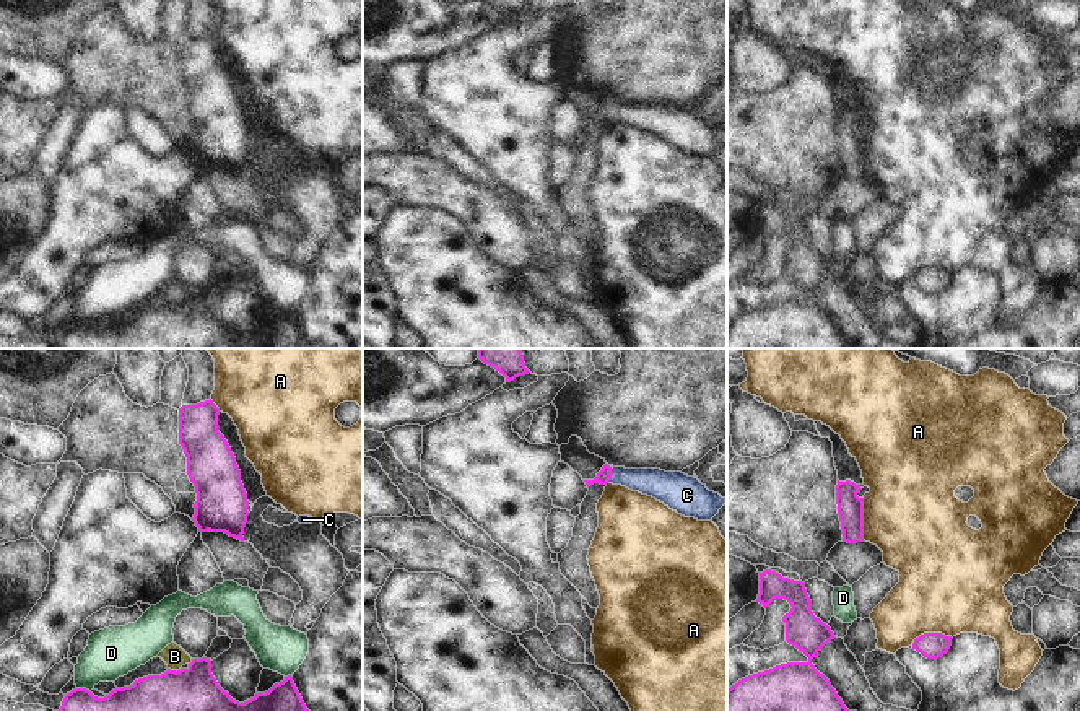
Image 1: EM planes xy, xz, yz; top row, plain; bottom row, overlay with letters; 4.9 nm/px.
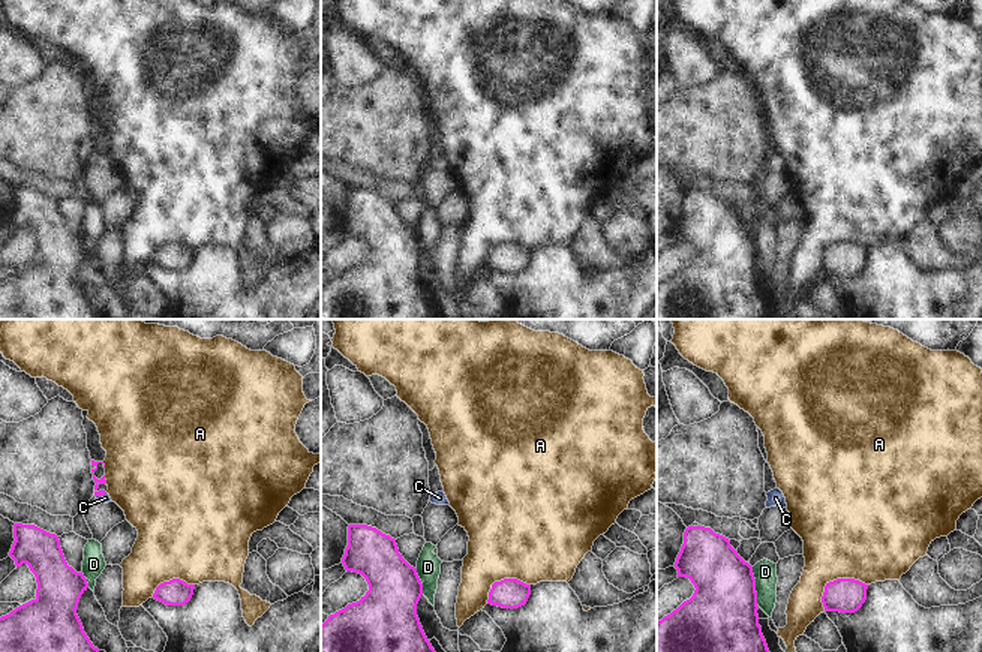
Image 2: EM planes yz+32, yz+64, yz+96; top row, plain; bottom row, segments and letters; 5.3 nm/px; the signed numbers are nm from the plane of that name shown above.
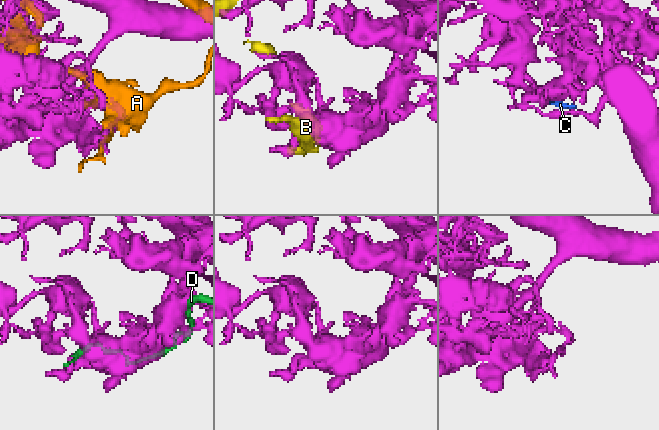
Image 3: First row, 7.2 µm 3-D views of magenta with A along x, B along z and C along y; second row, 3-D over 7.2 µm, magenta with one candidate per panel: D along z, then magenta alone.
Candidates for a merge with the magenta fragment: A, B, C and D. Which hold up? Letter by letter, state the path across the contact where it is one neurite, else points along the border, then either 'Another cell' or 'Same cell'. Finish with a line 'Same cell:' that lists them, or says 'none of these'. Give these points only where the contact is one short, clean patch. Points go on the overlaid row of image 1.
A: Another cell
B: Another cell
C: Path across: xz (604, 475), (610, 475), (653, 482). Same cell
D: Another cell
Same cell: C

